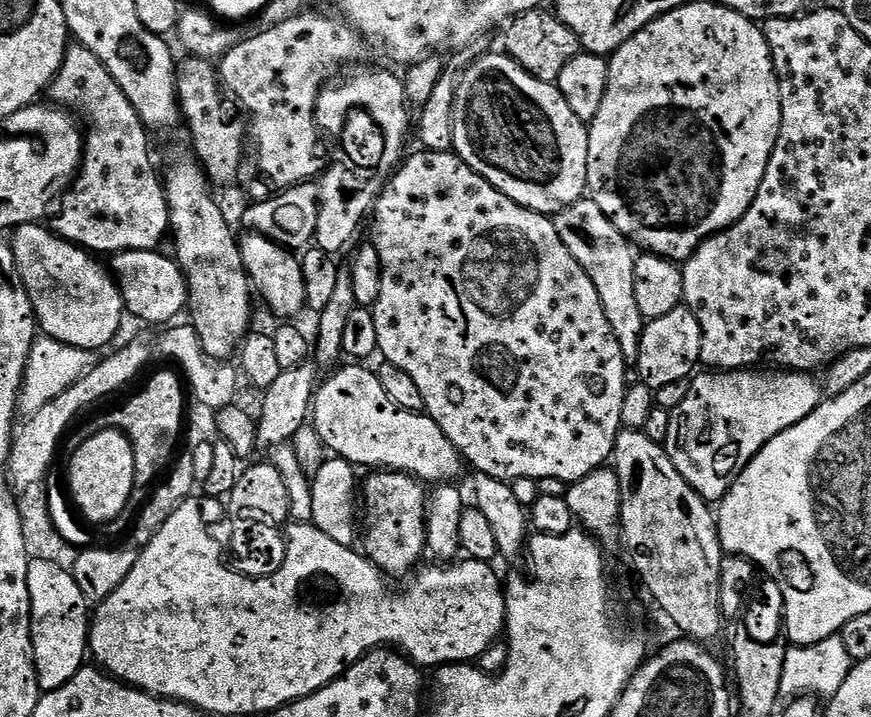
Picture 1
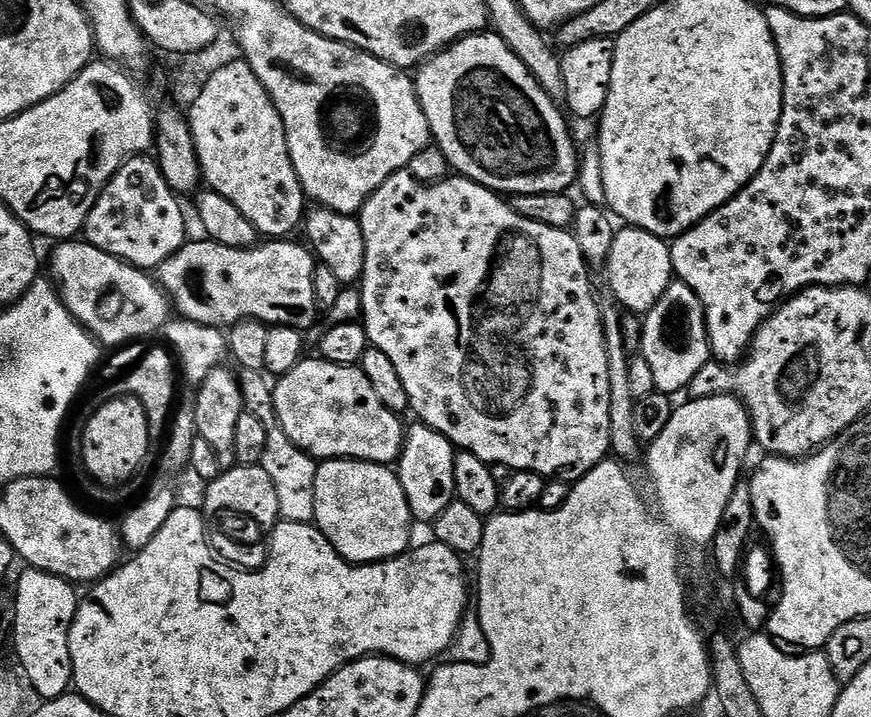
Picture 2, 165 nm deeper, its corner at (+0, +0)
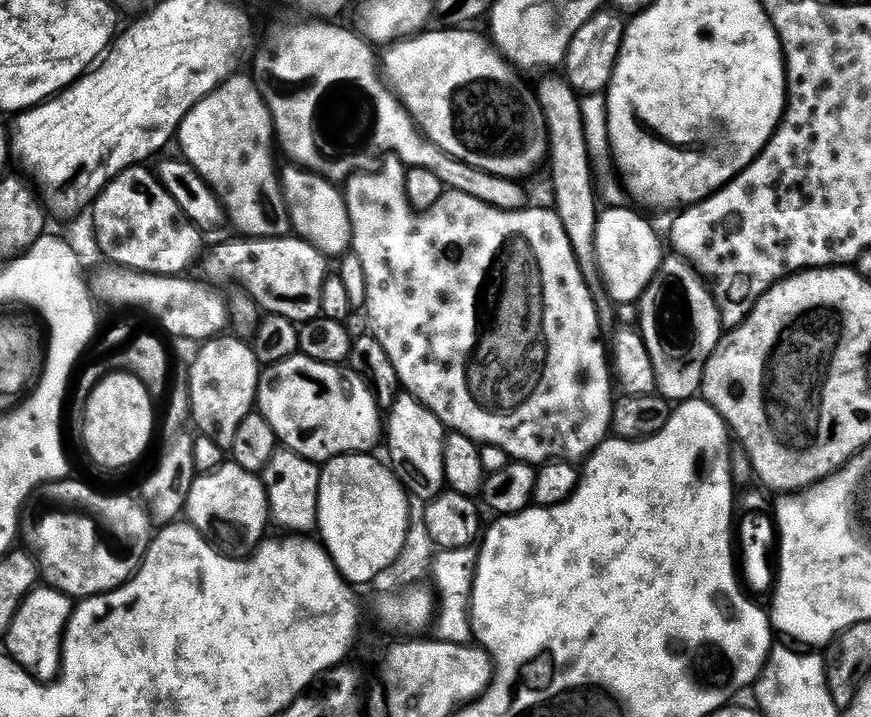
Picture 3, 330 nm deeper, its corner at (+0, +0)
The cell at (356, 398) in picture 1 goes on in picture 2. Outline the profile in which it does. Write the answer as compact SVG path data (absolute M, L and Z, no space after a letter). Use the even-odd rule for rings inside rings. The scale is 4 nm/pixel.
M320 356L315 359L301 360L294 370L279 377L273 387L275 410L285 434L316 460L354 459L385 466L397 463L404 448L406 428L404 422L401 422L403 419L382 402L362 368L336 364Z

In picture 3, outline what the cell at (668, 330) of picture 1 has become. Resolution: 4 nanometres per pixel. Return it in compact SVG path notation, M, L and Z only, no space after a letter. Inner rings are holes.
M665 255L660 269L652 279L652 287L644 291L638 301L640 308L640 324L638 331L646 342L646 350L650 350L650 358L654 362L654 374L659 395L669 402L683 402L701 395L704 387L704 371L710 358L716 352L725 331L720 319L720 307L712 295L712 289L683 256Z

